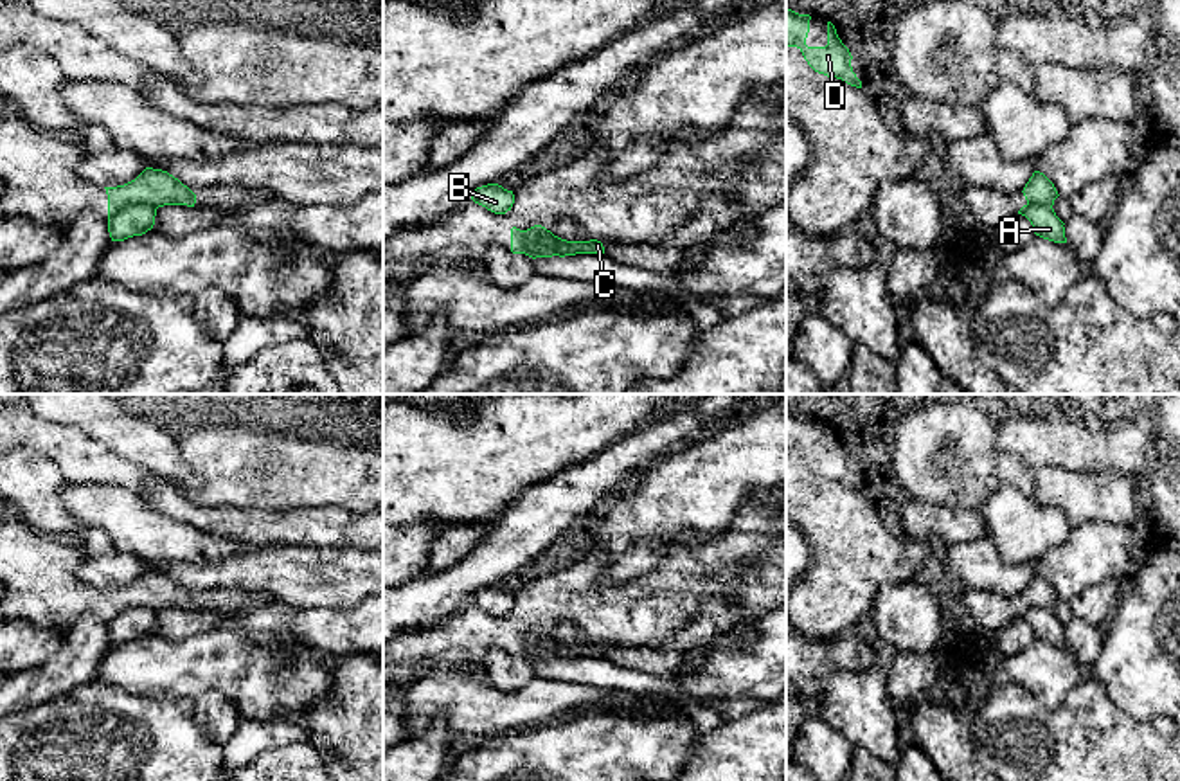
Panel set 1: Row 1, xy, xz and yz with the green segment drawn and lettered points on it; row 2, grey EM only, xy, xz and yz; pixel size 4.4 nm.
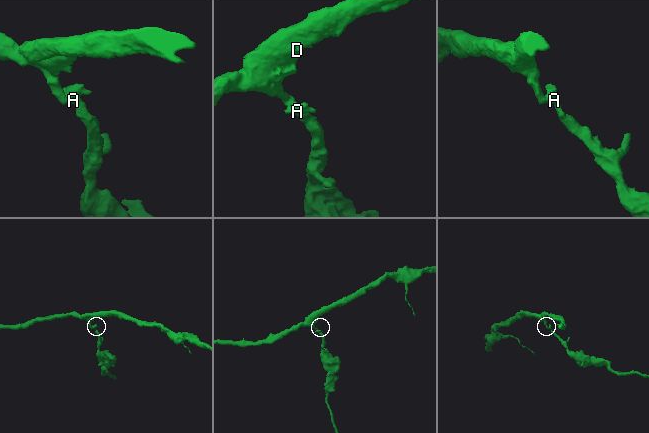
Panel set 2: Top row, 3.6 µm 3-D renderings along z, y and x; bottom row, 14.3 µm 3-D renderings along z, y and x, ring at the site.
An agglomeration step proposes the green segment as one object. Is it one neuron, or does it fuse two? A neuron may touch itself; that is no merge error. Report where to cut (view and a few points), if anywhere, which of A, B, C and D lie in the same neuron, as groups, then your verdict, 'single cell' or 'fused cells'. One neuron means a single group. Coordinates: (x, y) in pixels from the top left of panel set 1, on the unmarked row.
xz (524, 634), (542, 657), (553, 655) | A B D / C | fused cells

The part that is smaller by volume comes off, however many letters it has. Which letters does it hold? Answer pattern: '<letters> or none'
C

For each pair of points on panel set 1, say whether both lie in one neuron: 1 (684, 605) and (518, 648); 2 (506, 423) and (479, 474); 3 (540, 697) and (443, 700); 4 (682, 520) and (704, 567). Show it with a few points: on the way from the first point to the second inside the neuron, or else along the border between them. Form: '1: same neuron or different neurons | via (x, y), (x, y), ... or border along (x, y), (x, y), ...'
1: same neuron | via (652, 583), (628, 591), (614, 601), (551, 601)
2: same neuron | via (506, 436), (484, 461)
3: same neuron | via (517, 704), (466, 704)
4: different neurons | border along (727, 529), (709, 538), (671, 540), (657, 565)

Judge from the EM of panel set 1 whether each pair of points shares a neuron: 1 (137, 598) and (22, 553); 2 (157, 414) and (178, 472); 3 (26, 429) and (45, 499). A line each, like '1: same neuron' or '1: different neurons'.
1: same neuron
2: same neuron
3: different neurons

